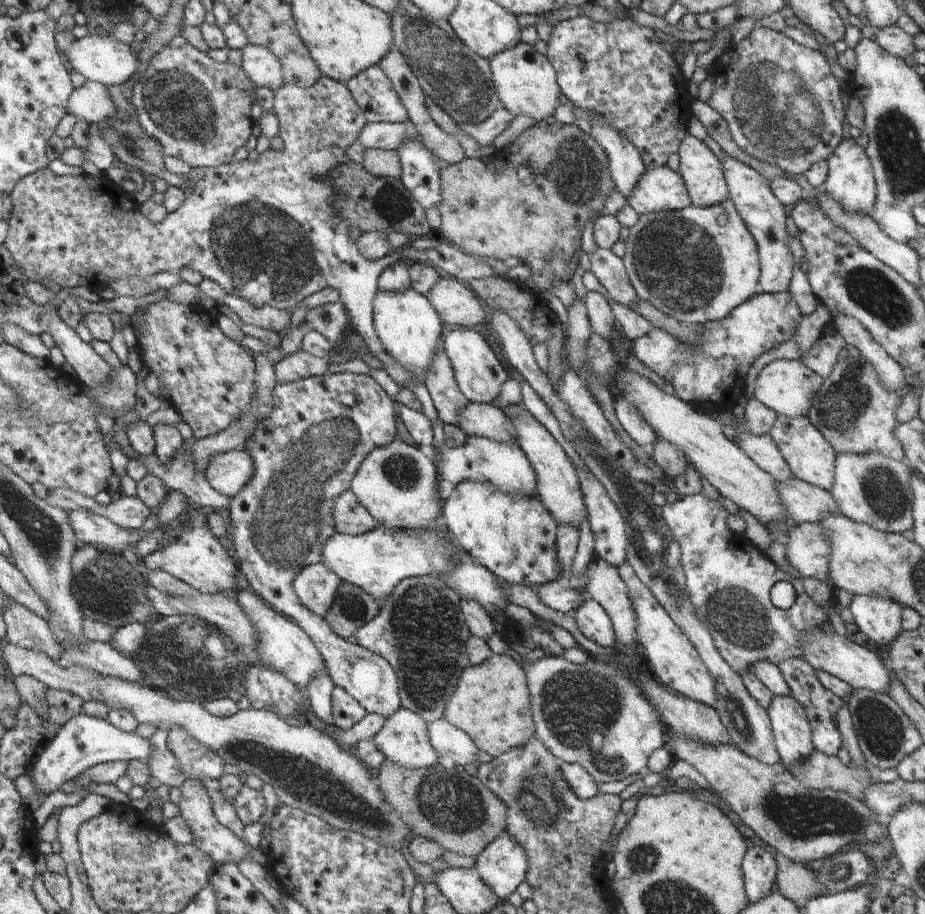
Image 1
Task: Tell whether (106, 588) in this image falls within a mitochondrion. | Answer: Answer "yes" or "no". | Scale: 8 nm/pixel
yes

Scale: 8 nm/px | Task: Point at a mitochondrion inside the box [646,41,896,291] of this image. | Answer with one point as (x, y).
(776, 113)

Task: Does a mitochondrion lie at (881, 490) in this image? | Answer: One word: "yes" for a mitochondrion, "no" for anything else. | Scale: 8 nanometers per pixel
yes

